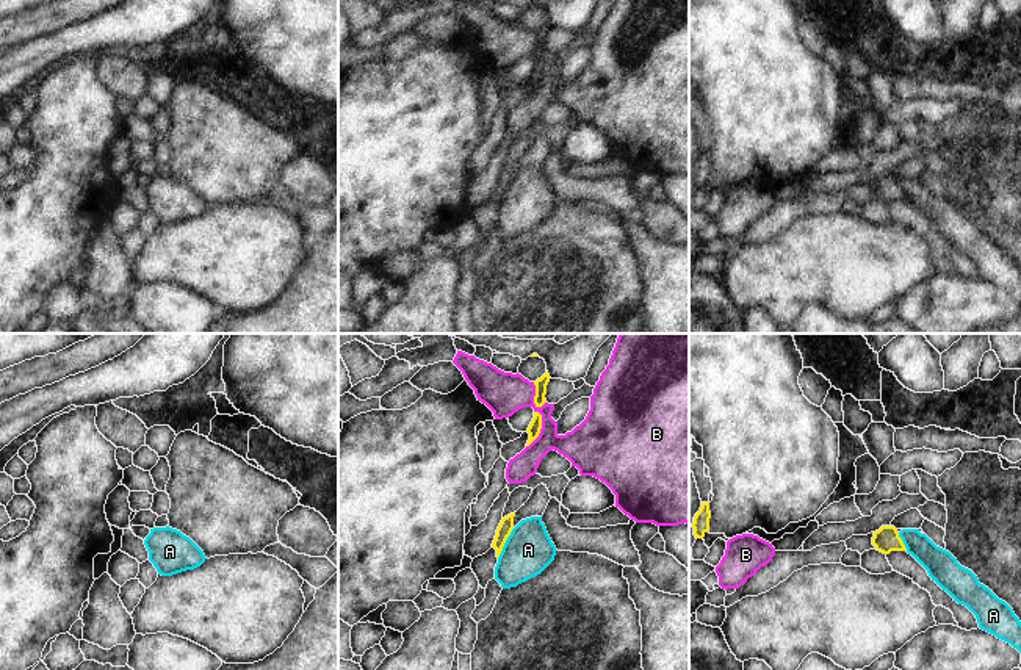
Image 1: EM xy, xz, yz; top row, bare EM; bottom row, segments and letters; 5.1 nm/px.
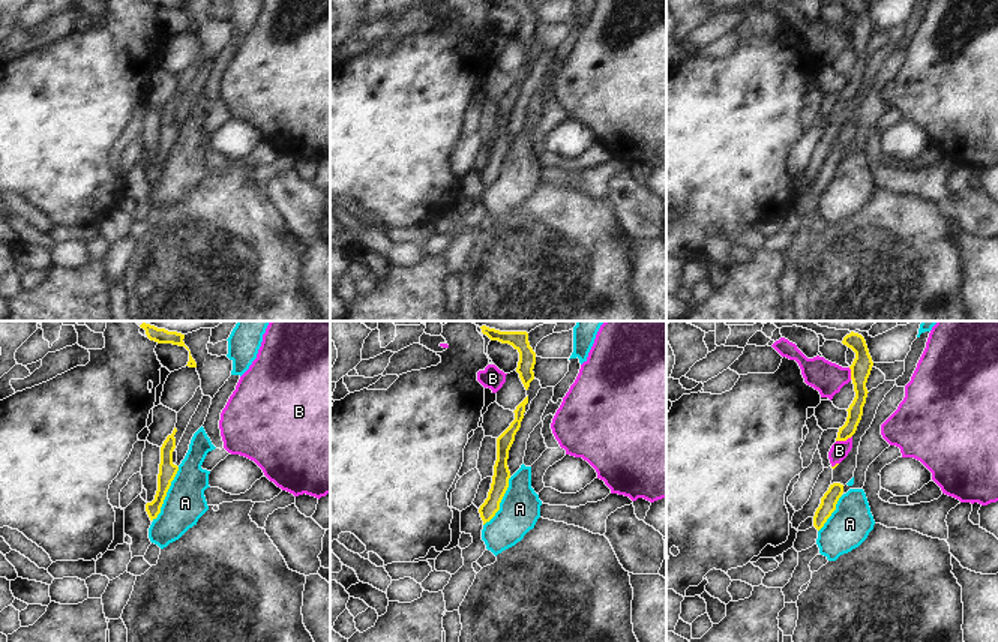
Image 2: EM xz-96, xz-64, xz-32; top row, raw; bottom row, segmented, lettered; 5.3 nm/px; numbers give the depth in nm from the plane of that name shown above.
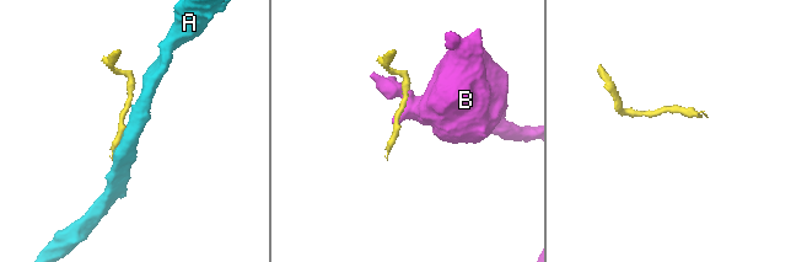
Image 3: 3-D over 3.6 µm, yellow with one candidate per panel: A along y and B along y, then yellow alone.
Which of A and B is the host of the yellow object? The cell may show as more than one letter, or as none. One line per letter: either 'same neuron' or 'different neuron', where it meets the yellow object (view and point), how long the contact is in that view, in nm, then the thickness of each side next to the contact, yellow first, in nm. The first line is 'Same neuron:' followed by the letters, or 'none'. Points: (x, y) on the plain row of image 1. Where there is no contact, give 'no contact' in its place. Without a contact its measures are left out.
Same neuron: none
A: different neuron; contact xz (505, 191); length 180 nm; calibres 70 and 240 nm
B: different neuron; contact xz (541, 77); length 200 nm; calibres 70 and 220 nm

